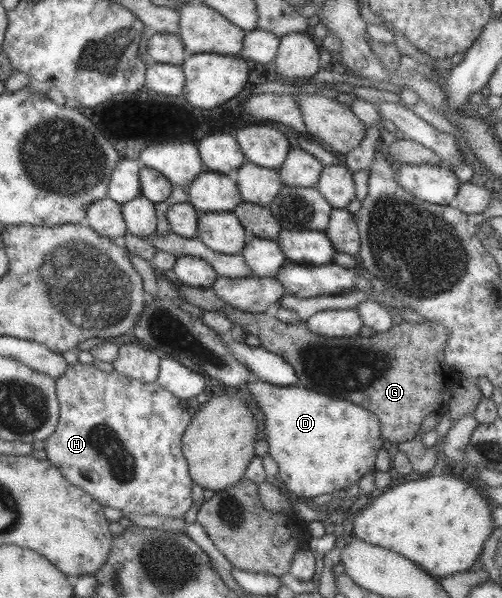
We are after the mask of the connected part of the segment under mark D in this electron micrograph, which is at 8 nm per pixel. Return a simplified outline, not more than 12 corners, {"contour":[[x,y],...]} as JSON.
{"contour":[[252,379],[291,499],[375,473],[372,412]]}

